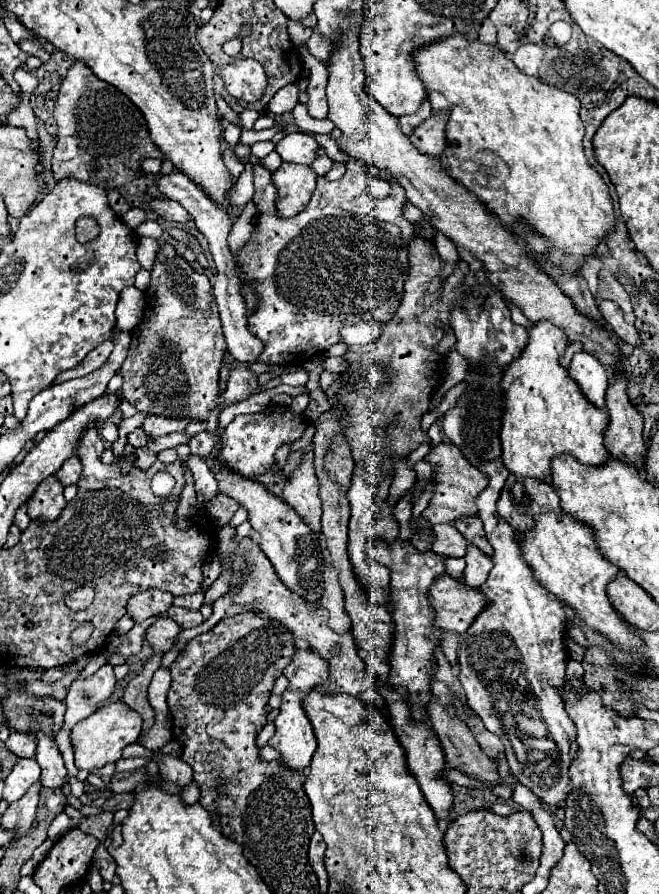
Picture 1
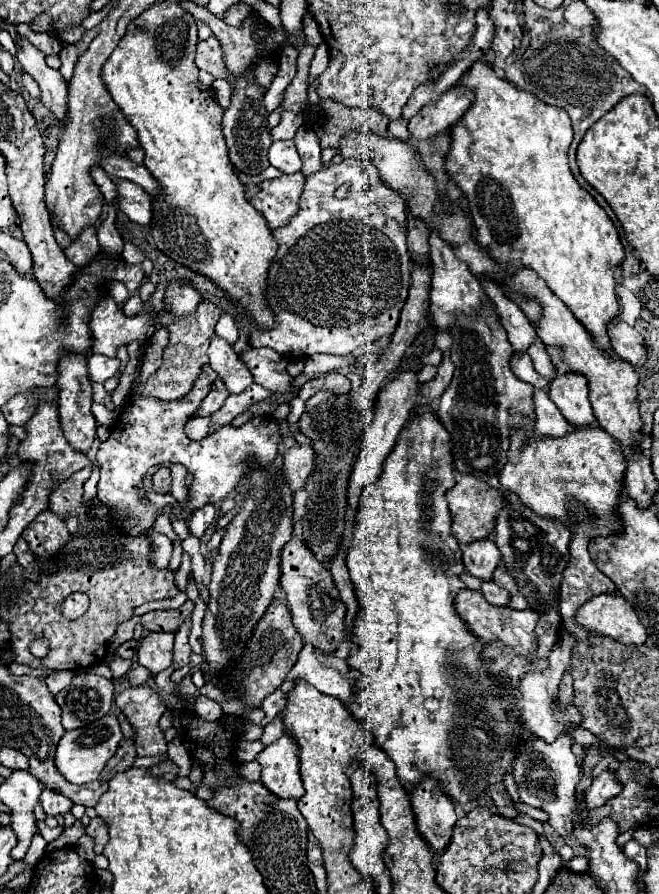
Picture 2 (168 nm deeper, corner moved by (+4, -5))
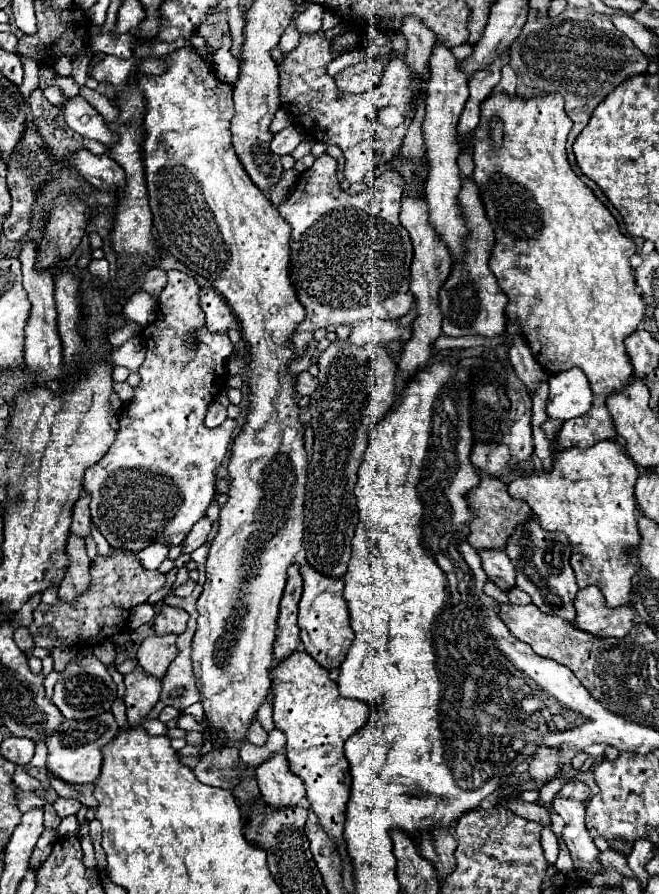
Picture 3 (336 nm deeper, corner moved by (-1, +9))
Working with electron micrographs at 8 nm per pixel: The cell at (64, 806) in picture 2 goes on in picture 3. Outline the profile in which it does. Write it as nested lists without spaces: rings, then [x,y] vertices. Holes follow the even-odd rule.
[[[57,798],[57,800],[53,802],[53,808],[55,808],[55,812],[57,812],[61,818],[65,818],[65,816],[77,814],[77,810],[81,808],[81,802],[71,800],[71,798]]]

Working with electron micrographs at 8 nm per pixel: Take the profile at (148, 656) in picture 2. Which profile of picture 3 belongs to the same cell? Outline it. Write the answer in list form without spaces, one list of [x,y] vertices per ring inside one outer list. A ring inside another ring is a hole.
[[[153,634],[145,638],[137,650],[139,666],[145,668],[149,674],[163,674],[167,672],[169,664],[177,656],[177,636],[175,634]]]

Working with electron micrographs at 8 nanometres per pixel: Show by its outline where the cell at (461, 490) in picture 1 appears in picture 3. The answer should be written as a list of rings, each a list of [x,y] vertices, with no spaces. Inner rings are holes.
[[[481,474],[479,486],[469,490],[465,500],[467,500],[469,512],[475,516],[469,524],[467,542],[477,550],[481,550],[481,548],[503,548],[505,540],[515,530],[515,526],[525,522],[525,518],[531,516],[531,510],[529,510],[527,502],[511,498],[509,492],[507,492],[507,484],[499,478],[487,476],[487,474]]]

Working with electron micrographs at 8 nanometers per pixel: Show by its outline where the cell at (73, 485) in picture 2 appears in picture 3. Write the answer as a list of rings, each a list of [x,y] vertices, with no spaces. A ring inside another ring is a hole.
[[[83,490],[79,500],[73,504],[73,516],[71,516],[71,530],[79,534],[81,538],[91,534],[91,514],[89,514],[89,494]]]

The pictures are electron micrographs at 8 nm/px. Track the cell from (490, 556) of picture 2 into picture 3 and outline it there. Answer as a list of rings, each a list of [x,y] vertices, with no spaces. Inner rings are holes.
[[[479,550],[485,574],[501,588],[509,590],[515,586],[515,570],[503,550]]]

